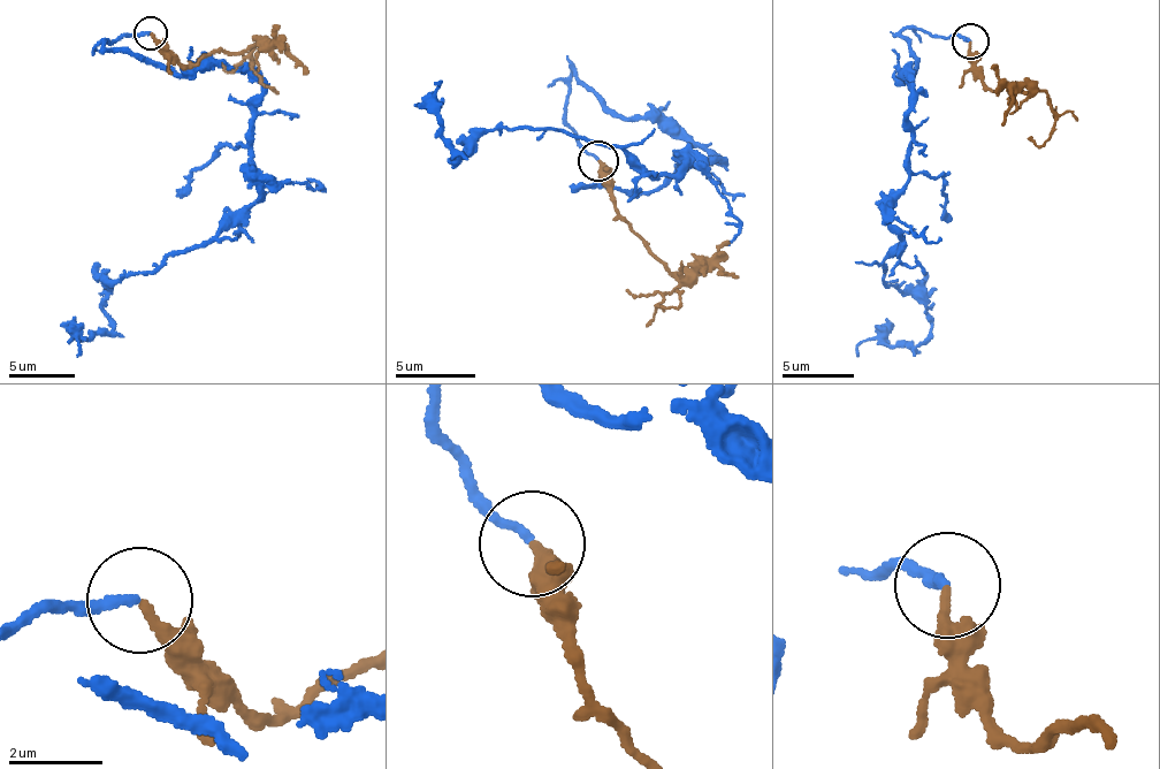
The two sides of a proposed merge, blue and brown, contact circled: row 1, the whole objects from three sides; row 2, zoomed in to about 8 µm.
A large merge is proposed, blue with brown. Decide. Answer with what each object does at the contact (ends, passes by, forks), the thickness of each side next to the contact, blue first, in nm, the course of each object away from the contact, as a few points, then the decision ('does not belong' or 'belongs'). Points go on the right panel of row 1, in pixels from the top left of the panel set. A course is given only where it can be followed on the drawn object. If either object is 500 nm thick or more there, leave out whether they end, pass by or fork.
blue ends | brown ends | 190/200 nm | blue via (969, 40), (906, 30), (908, 189), (883, 265), (930, 330), (856, 357) | brown via (969, 40), (971, 55), (992, 91), (1012, 85), (1040, 91), (1050, 100), (1055, 123), (1045, 145), (1028, 136) | belongs

